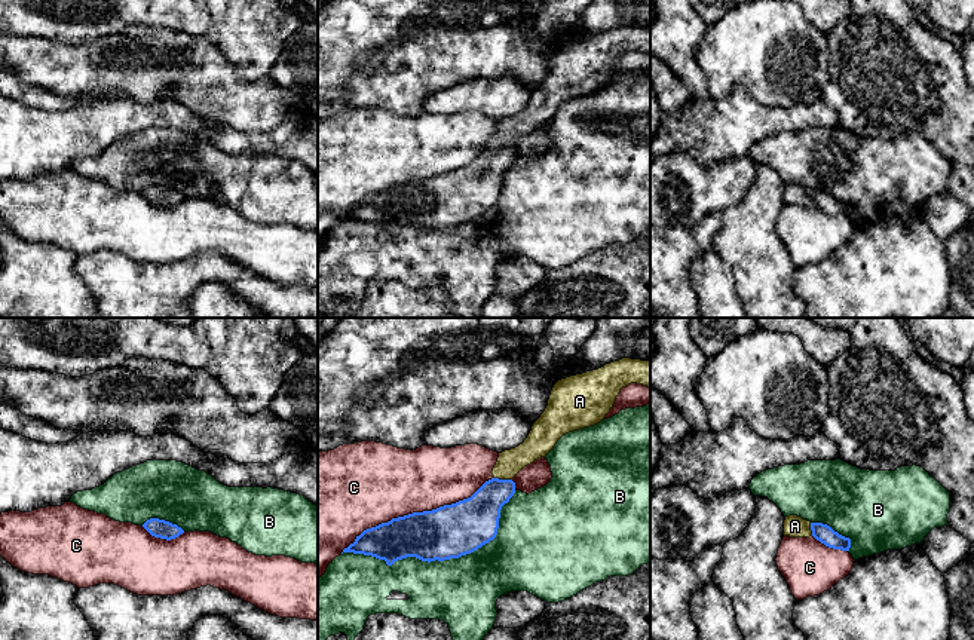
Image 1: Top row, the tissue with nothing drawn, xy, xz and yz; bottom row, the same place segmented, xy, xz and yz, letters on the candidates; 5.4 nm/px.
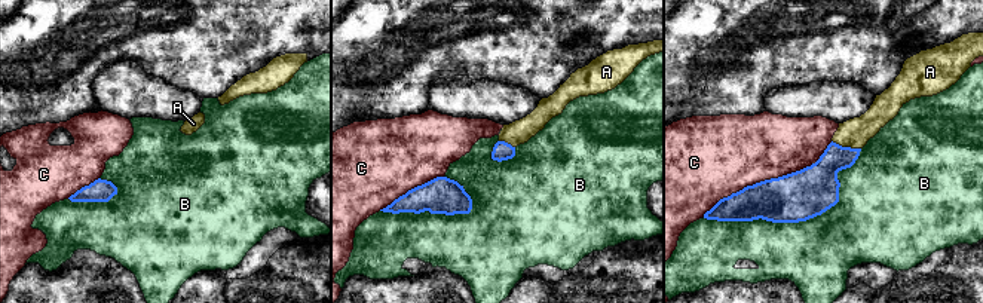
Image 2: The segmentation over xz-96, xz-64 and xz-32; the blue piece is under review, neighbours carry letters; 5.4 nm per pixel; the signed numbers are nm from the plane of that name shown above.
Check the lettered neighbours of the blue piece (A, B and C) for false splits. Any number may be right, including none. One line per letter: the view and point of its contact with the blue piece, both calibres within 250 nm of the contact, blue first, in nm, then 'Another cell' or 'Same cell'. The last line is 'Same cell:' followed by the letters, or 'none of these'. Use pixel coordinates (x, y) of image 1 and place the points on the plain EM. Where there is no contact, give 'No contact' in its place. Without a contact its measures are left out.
A: Touches blue at xz (504, 147). Thickness 240 nm (blue) against 140 nm. Same cell
B: Touches blue at xz (441, 227). Thickness 280 nm (blue) against 380 nm. Another cell
C: Touches blue at xz (416, 180). Thickness 280 nm (blue) against 400 nm. Another cell
Same cell: A

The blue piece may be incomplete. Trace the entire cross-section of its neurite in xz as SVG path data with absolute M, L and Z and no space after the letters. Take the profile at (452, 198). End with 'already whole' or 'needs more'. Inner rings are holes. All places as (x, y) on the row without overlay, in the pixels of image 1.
M622 25L598 37L558 48L551 58L545 79L533 91L524 110L499 120L491 138L493 146L486 148L471 165L432 178L392 186L367 196L343 220L371 223L392 233L407 224L431 230L459 226L477 218L497 202L500 177L515 160L512 146L524 134L545 125L563 102L600 91L613 74L621 56L631 50L650 55L650 28Z; needs more

